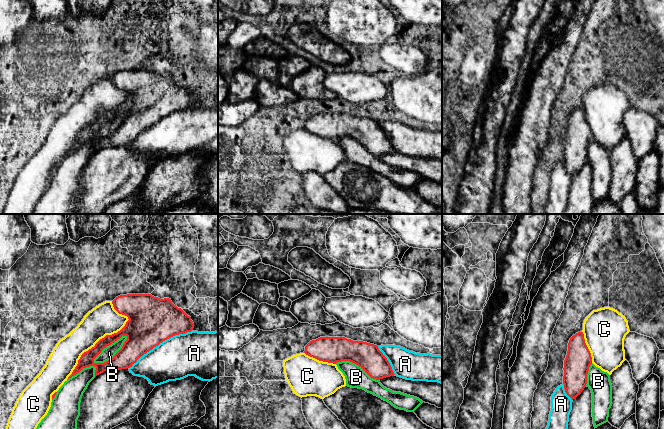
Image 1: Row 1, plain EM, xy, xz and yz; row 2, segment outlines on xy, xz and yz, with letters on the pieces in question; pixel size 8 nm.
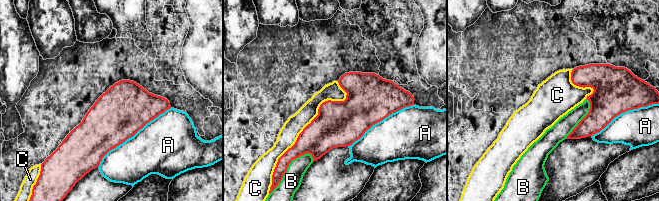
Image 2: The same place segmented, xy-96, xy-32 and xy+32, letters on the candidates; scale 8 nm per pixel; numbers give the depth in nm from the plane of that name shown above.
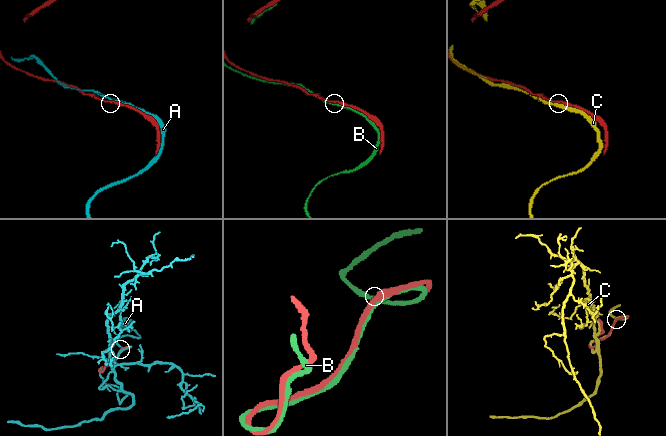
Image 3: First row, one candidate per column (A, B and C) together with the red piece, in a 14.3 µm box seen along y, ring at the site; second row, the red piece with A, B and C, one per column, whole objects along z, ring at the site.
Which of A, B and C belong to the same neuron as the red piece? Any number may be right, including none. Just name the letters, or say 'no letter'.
no letter

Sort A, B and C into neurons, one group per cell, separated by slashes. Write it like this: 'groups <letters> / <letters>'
groups A / B / C

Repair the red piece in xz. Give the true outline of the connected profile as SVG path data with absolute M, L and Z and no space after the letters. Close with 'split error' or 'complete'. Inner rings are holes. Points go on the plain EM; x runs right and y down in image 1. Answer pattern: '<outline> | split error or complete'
M320 113L310 117L305 122L304 129L319 137L333 140L350 137L376 156L395 151L378 122L363 117L353 117L345 113Z | complete

